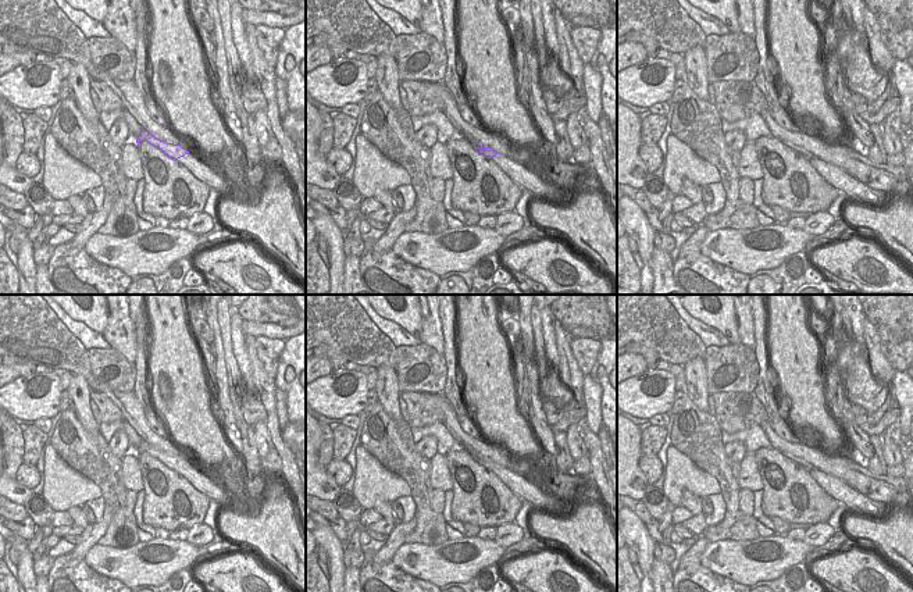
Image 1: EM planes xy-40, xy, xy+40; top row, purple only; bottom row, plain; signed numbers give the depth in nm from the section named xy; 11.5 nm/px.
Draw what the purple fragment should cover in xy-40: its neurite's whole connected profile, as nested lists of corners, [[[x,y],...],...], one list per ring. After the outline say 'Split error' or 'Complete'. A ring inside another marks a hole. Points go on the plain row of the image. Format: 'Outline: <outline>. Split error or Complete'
Outline: [[[145,441],[138,446],[136,454],[140,453],[150,454],[161,461],[167,468],[182,475],[196,491],[206,495],[208,500],[215,500],[222,509],[247,513],[253,507],[250,499],[232,493],[217,477],[207,475],[193,468],[181,456],[160,452]]]. Split error

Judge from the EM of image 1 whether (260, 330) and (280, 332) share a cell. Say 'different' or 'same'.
same

